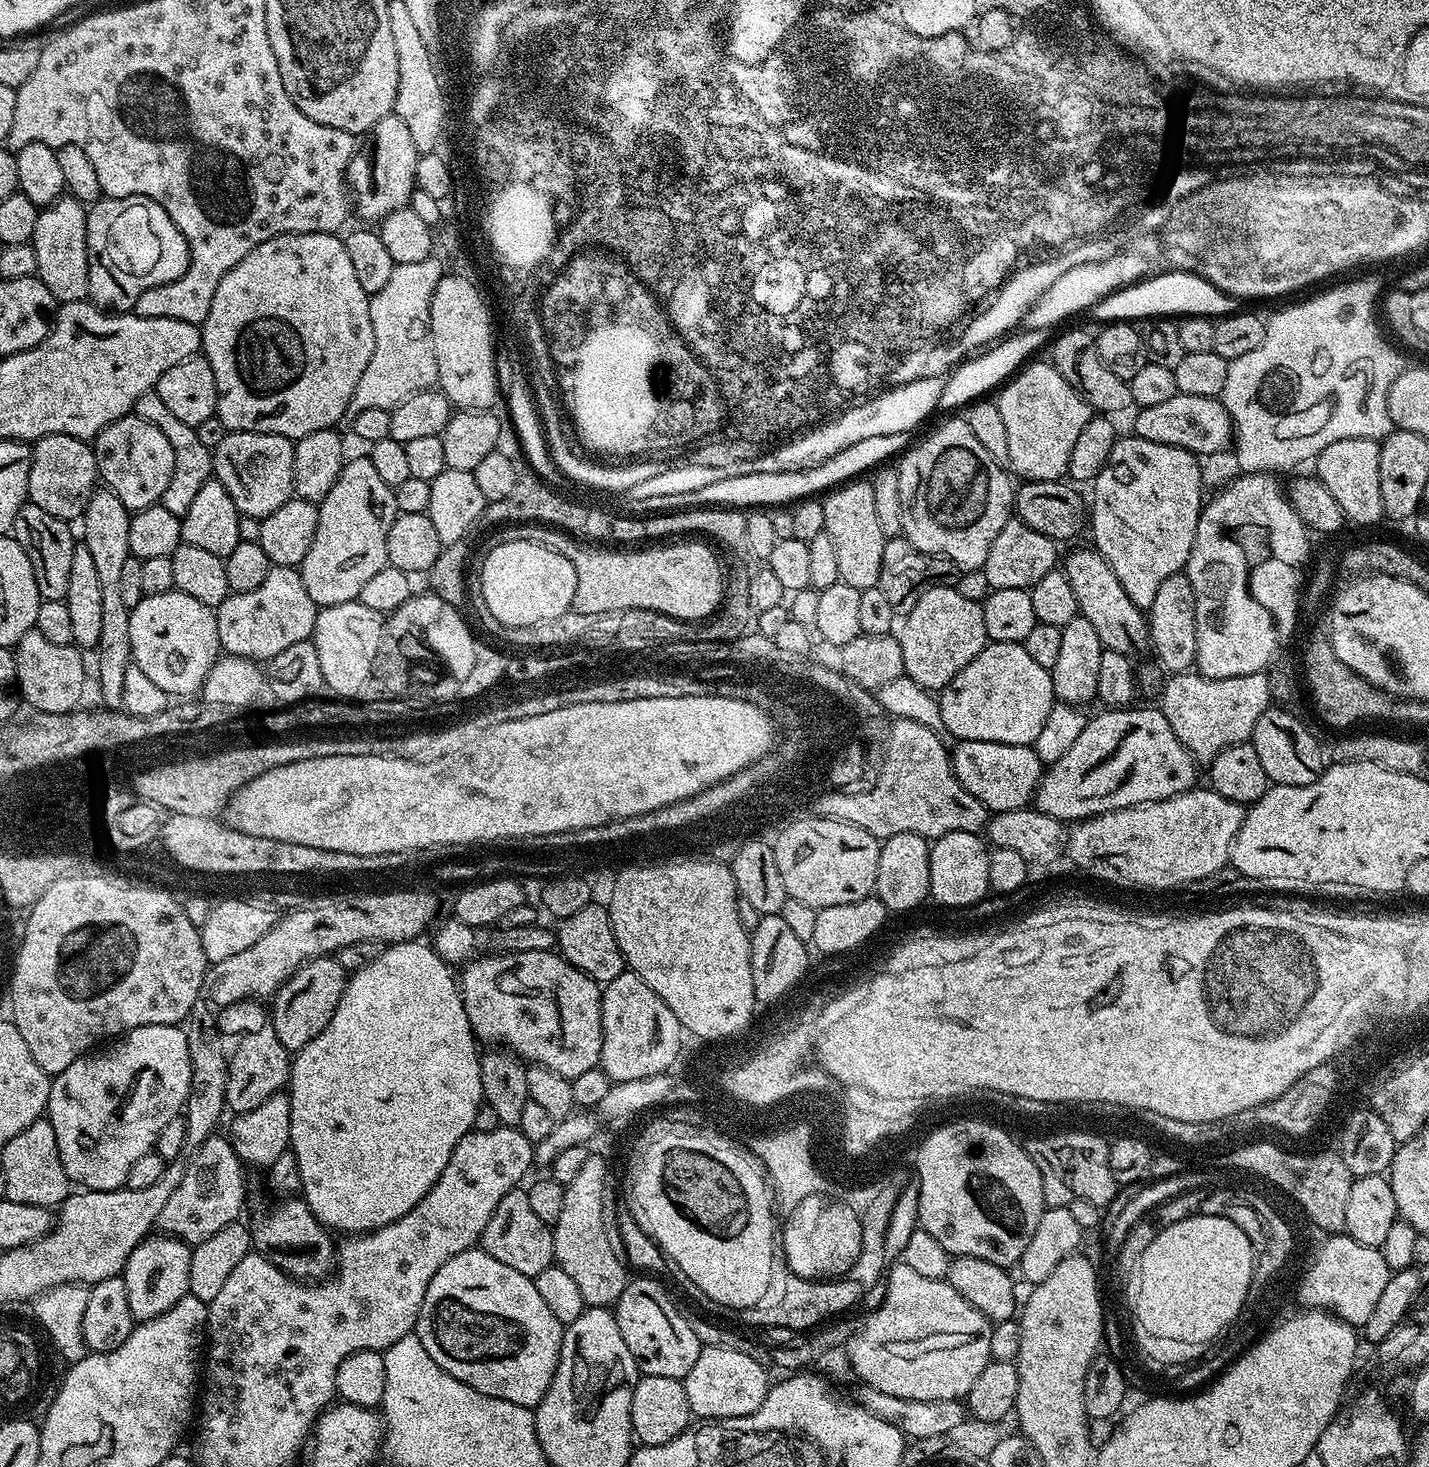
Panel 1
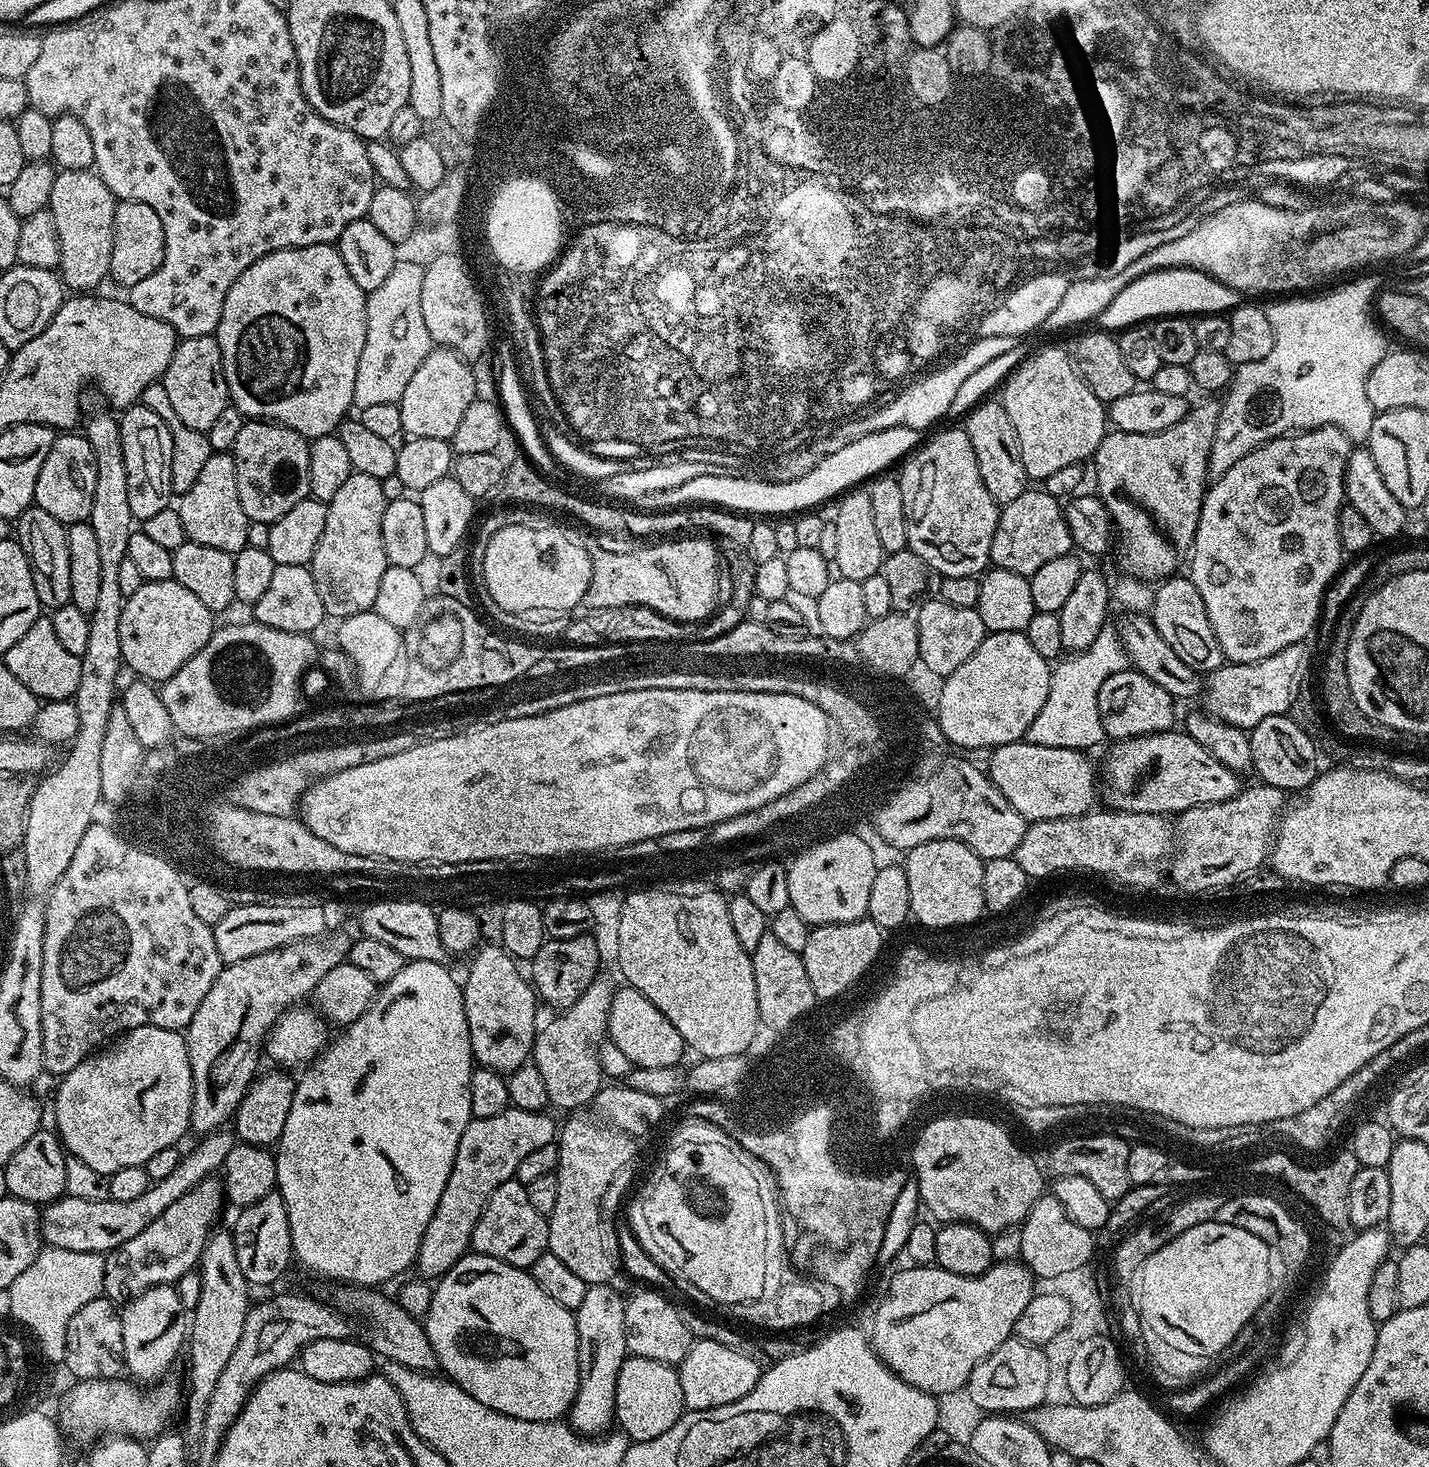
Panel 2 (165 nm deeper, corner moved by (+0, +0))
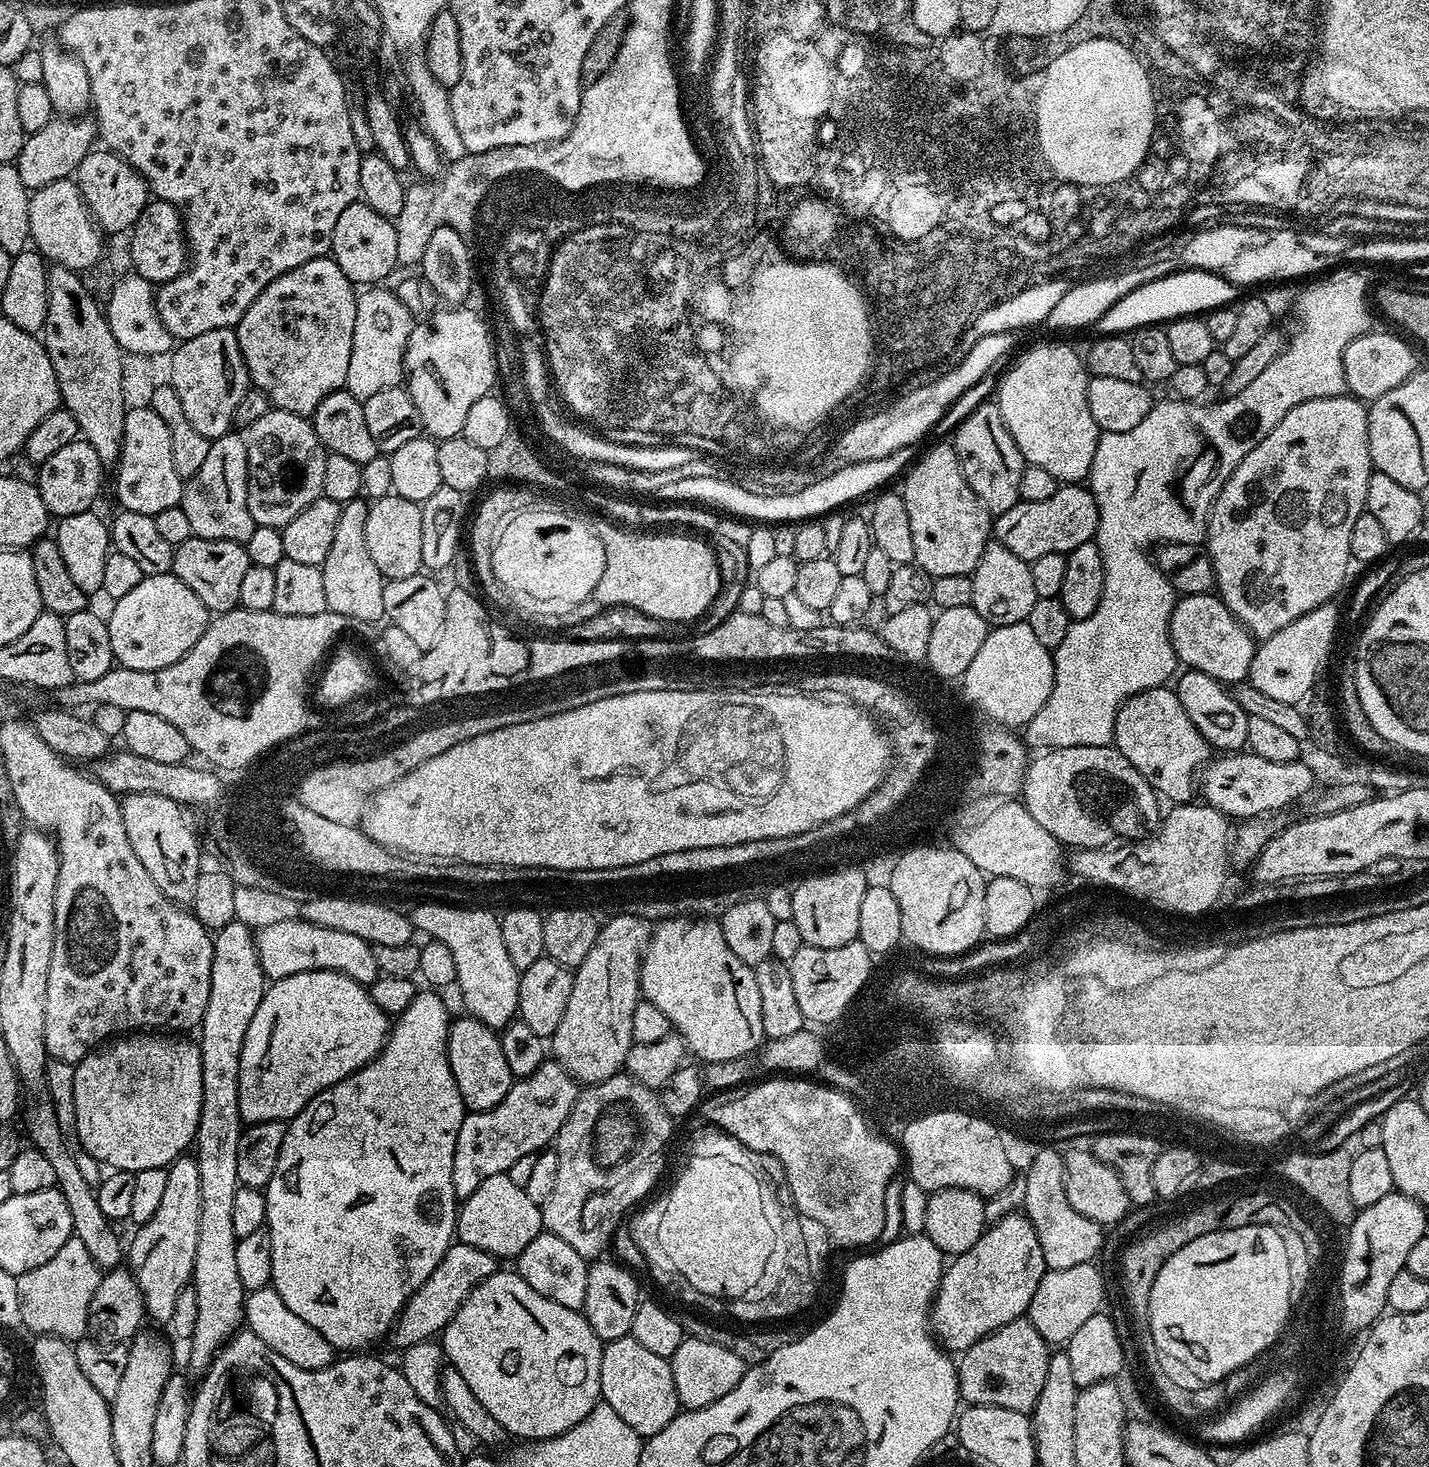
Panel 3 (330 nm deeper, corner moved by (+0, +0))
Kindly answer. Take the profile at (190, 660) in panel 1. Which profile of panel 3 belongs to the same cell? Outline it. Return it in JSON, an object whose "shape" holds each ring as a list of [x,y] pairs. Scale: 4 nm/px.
{"shape":[[[171,574],[145,576],[142,582],[138,582],[138,586],[134,586],[134,590],[130,590],[130,594],[115,600],[111,607],[112,613],[107,613],[106,619],[112,654],[119,667],[130,670],[158,670],[162,666],[178,662],[178,658],[185,656],[194,646],[194,642],[202,638],[210,619],[208,607],[202,602],[202,598],[198,598],[198,594],[194,594],[194,590],[186,586],[186,582]]]}

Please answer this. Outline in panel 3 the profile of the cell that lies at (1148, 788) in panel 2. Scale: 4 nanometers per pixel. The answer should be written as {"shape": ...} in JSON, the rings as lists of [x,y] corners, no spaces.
{"shape":[[[1241,750],[1239,752],[1233,752],[1231,754],[1220,754],[1217,755],[1217,757],[1217,760],[1215,757],[1215,759],[1213,759],[1211,762],[1203,765],[1202,771],[1199,773],[1198,776],[1198,792],[1199,795],[1200,792],[1202,795],[1204,795],[1201,796],[1203,803],[1209,804],[1211,808],[1221,812],[1223,816],[1227,816],[1229,818],[1235,818],[1235,816],[1237,816],[1235,818],[1237,821],[1243,822],[1245,820],[1263,817],[1265,814],[1272,814],[1268,812],[1280,812],[1283,810],[1283,808],[1288,808],[1291,806],[1291,804],[1298,803],[1299,800],[1302,799],[1308,791],[1310,791],[1309,793],[1313,791],[1312,784],[1314,785],[1314,777],[1312,775],[1312,772],[1310,771],[1310,769],[1307,768],[1307,766],[1302,764],[1300,760],[1295,760],[1294,762],[1286,762],[1285,764],[1283,764],[1282,762],[1269,762],[1269,760],[1267,760],[1266,758],[1262,758],[1261,756],[1256,756],[1255,754],[1253,754],[1251,750]]]}

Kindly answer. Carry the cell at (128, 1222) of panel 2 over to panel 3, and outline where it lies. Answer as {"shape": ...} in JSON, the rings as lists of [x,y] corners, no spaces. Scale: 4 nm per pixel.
{"shape":[[[303,972],[290,978],[273,980],[264,989],[264,997],[250,1030],[242,1042],[238,1070],[238,1110],[245,1125],[271,1120],[285,1122],[295,1118],[322,1090],[334,1086],[364,1068],[384,1049],[390,1031],[390,1017],[374,1002],[365,985],[354,982],[345,972]]]}

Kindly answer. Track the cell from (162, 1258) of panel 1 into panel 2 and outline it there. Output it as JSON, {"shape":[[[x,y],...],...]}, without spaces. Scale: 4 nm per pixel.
{"shape":[[[171,1284],[145,1288],[133,1296],[136,1297],[128,1305],[123,1305],[120,1314],[124,1366],[133,1381],[152,1382],[161,1374],[167,1373],[164,1371],[171,1366],[176,1355],[179,1352],[181,1355],[190,1327],[190,1316]]]}

